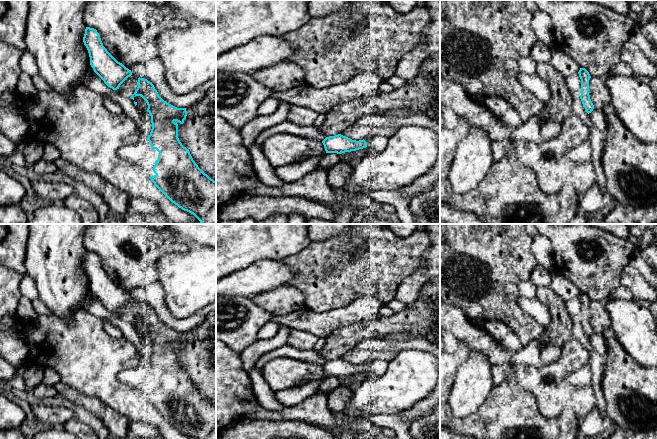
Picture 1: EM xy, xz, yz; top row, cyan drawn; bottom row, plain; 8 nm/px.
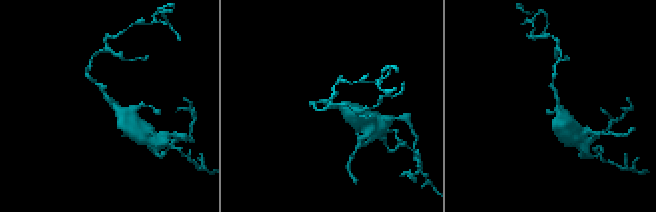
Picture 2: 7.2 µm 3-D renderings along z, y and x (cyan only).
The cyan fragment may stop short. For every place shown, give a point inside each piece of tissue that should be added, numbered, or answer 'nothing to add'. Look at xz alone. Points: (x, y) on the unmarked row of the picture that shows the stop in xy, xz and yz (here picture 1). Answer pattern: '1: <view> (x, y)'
1: xz (327, 385)

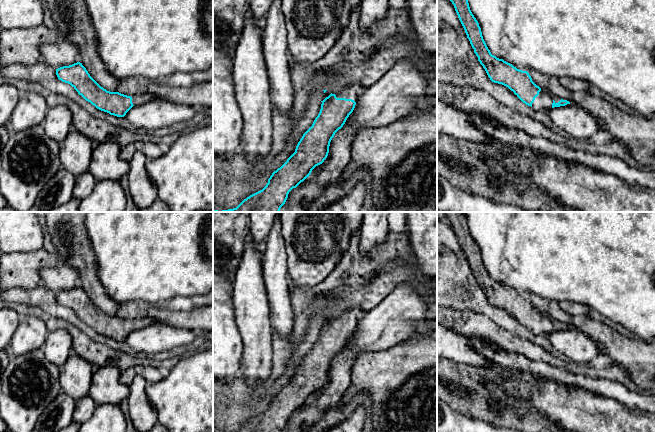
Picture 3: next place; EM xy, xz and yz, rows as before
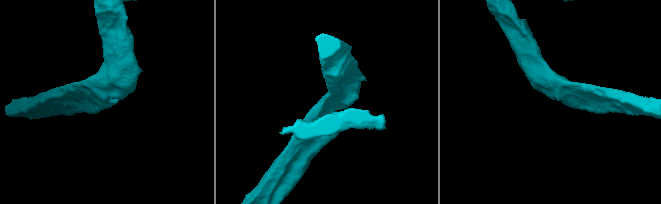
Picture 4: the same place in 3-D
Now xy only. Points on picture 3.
1: xy (138, 323)

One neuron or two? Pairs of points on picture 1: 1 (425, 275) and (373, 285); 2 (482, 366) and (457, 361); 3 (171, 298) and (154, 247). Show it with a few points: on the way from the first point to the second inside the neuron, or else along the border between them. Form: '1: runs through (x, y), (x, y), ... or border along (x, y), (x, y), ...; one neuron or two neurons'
1: border along (424, 265), (413, 271), (399, 285), (394, 297); two neurons
2: border along (470, 350), (467, 359), (458, 368), (453, 383); two neurons
3: border along (180, 252), (164, 253), (157, 261), (155, 268); two neurons

